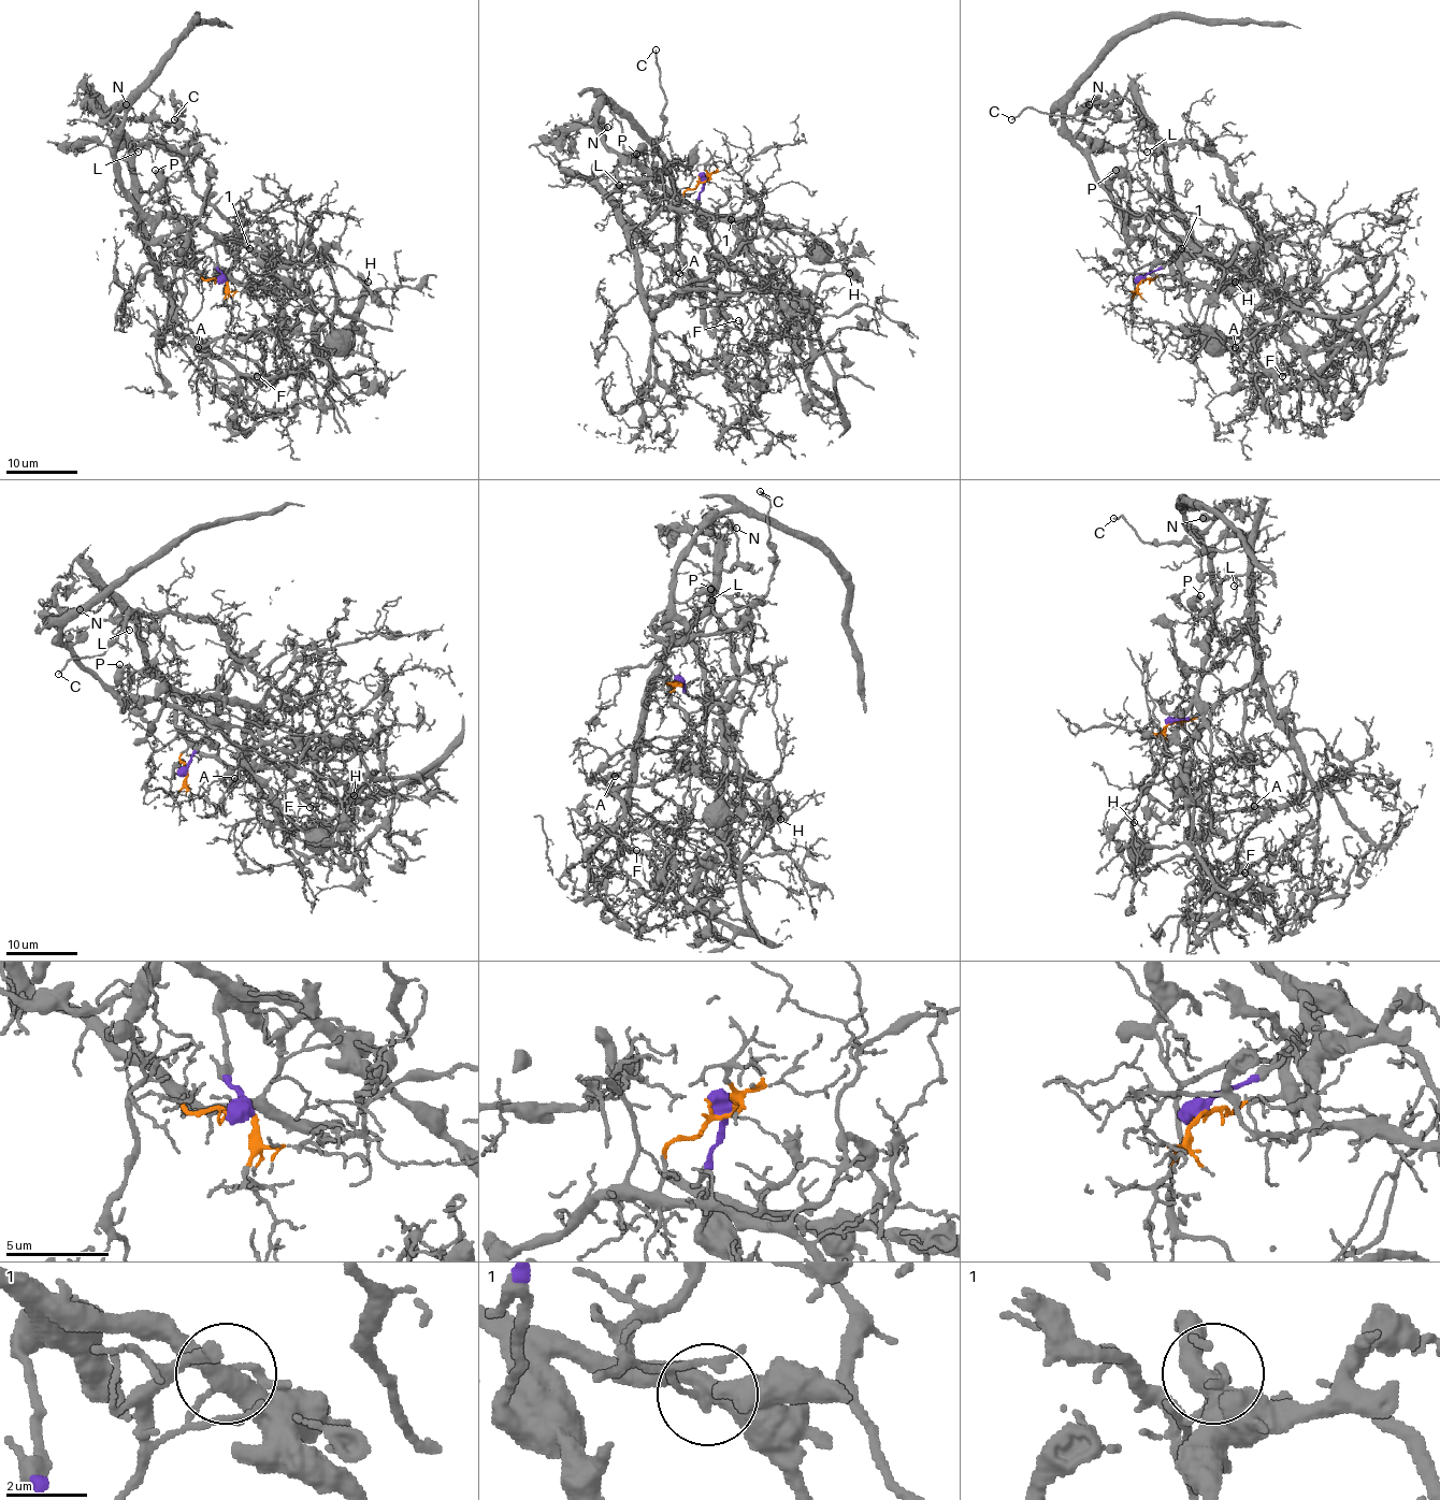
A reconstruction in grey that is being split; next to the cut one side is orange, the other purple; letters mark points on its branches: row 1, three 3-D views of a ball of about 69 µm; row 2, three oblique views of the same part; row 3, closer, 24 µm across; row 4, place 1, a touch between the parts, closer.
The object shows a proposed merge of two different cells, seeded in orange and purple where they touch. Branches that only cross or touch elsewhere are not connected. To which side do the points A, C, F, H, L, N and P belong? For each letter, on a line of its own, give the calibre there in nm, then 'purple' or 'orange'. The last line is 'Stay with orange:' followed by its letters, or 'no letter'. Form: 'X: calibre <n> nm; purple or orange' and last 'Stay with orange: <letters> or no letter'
A: calibre 130 nm; orange
C: calibre 160 nm; orange
F: calibre 100 nm; orange
H: calibre 100 nm; purple
L: calibre 140 nm; orange
N: calibre 550 nm; purple
P: calibre 600 nm; purple
Stay with orange: A, C, F, L

